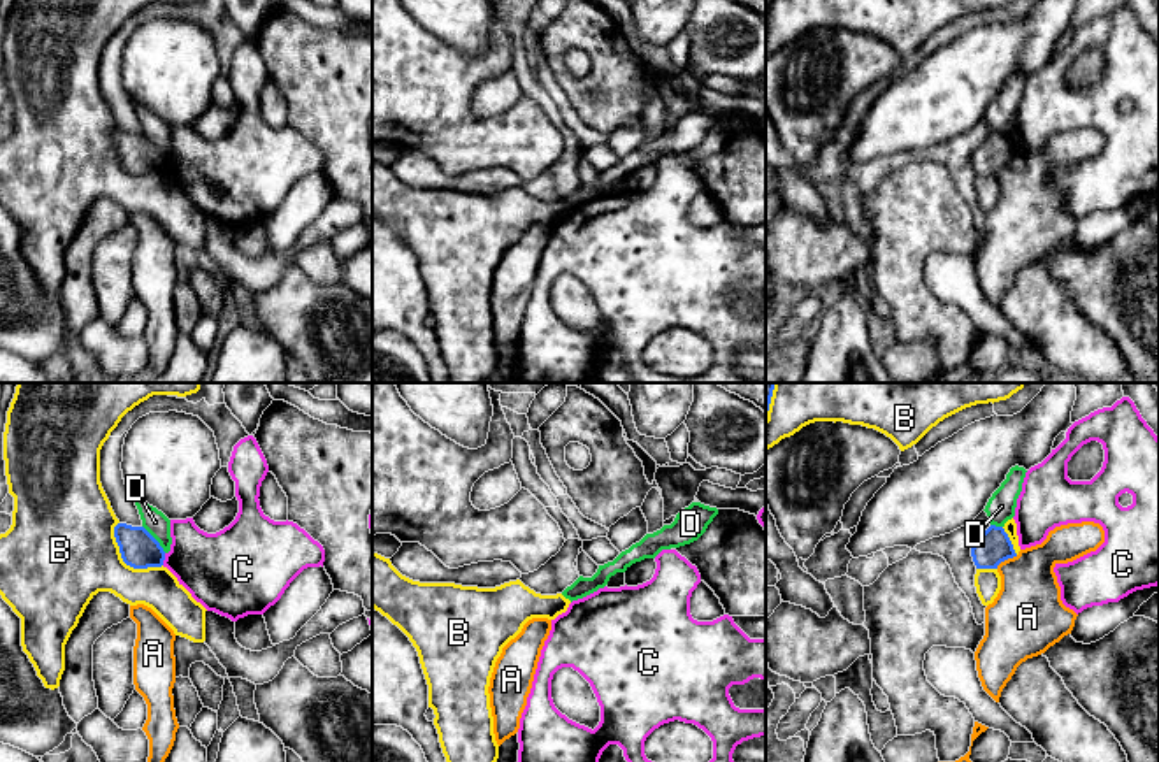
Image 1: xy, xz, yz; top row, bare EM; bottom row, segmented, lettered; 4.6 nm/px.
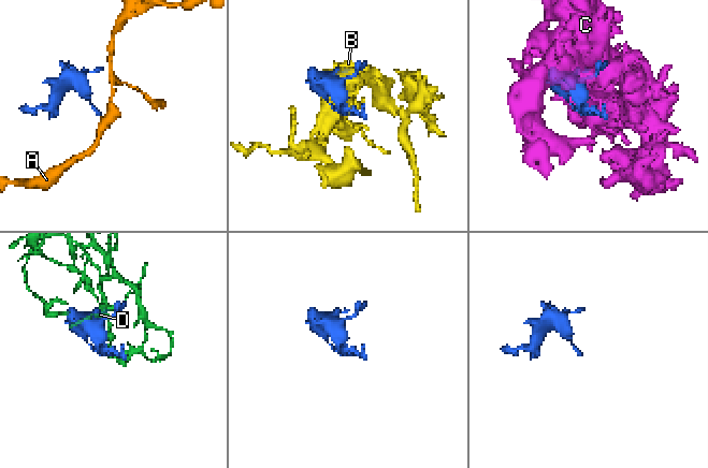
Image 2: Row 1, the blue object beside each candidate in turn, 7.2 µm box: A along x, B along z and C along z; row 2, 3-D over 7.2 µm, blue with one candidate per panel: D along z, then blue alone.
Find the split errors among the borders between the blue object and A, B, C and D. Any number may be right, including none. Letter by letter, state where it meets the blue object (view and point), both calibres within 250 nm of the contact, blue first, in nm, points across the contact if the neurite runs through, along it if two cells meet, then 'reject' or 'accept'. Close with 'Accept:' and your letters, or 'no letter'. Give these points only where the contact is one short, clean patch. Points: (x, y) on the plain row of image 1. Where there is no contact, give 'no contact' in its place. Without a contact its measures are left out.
A: contact yz (1007, 165); calibres 160 and 300 nm; border yz (1017, 162), (996, 174); reject
B: contact xy (123, 167); calibres 170 and 440 nm; reject
C: contact xy (164, 165); calibres 170 and 320 nm; reject
D: contact xy (155, 146); calibres 170 and 110 nm; reject
Accept: no letter

